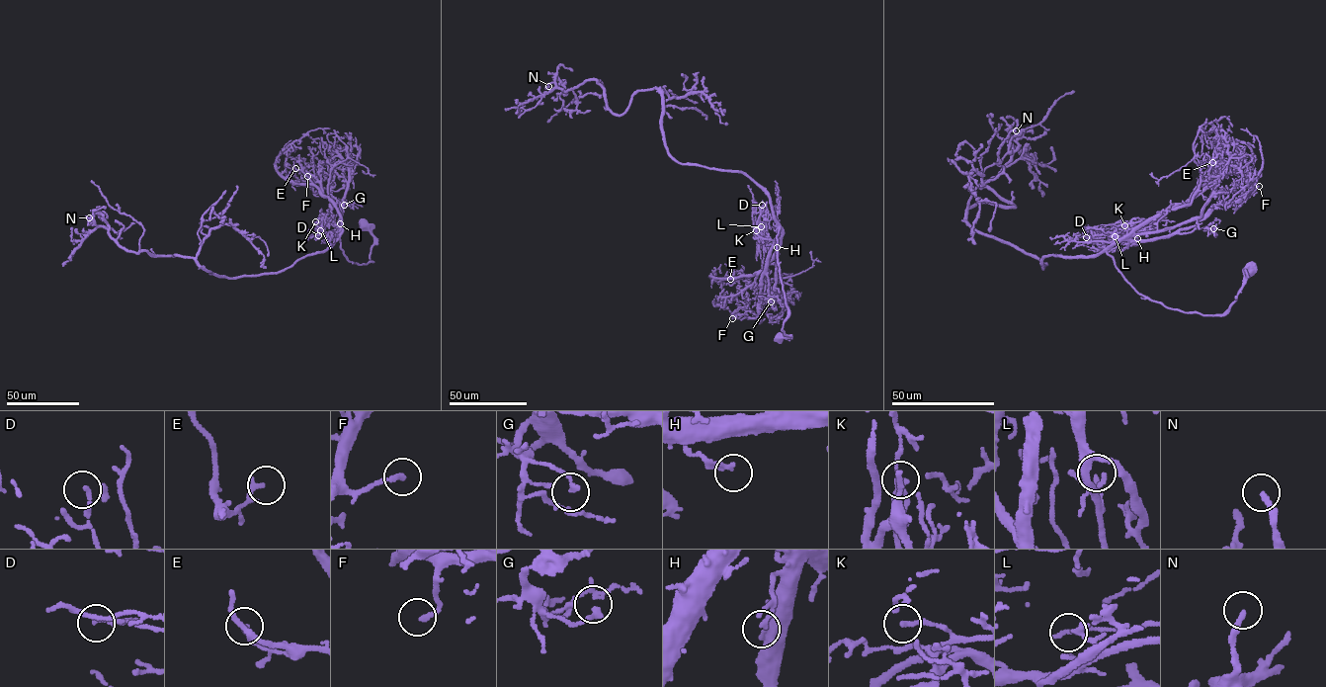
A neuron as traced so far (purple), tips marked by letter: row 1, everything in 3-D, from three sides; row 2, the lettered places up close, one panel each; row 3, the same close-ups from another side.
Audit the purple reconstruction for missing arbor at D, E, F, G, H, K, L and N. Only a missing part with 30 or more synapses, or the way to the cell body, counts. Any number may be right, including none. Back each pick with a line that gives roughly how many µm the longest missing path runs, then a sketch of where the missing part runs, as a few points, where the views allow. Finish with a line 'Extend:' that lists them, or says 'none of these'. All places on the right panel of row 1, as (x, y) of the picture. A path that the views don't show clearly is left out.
F: Missing length about 9 µm
Extend: F

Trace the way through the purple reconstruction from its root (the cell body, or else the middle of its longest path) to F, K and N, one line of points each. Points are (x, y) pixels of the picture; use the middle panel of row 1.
F: (780, 336), (788, 336), (783, 327), (787, 310), (776, 247), (780, 226), (762, 279), (759, 314), (732, 318)
K: (780, 336), (788, 336), (783, 327), (787, 306), (776, 247), (781, 230), (773, 240), (754, 238), (756, 230)
N: (780, 336), (771, 198), (741, 172), (672, 157), (659, 90), (621, 115), (596, 80), (548, 86)

